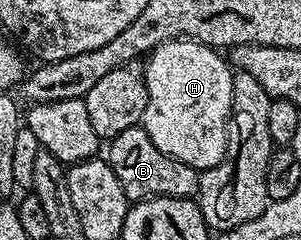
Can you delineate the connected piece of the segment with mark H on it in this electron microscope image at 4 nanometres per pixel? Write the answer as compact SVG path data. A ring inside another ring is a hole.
M166 41L151 50L146 58L147 69L145 65L142 70L147 84L147 102L141 122L143 130L147 132L149 139L153 139L157 151L181 163L189 163L189 167L200 171L221 163L227 146L227 121L231 118L235 73L228 58L219 53L222 52L218 48L203 45L200 41Z

